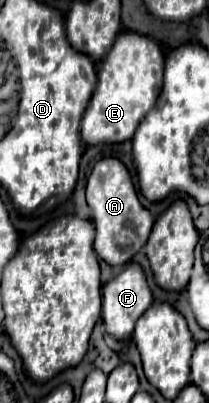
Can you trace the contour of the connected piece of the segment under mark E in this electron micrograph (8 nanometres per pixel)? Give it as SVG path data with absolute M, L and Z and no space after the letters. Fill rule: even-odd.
M136 32L118 34L118 42L106 54L106 62L98 64L98 86L80 124L84 144L96 146L130 140L162 90L162 74L164 56L152 38Z

